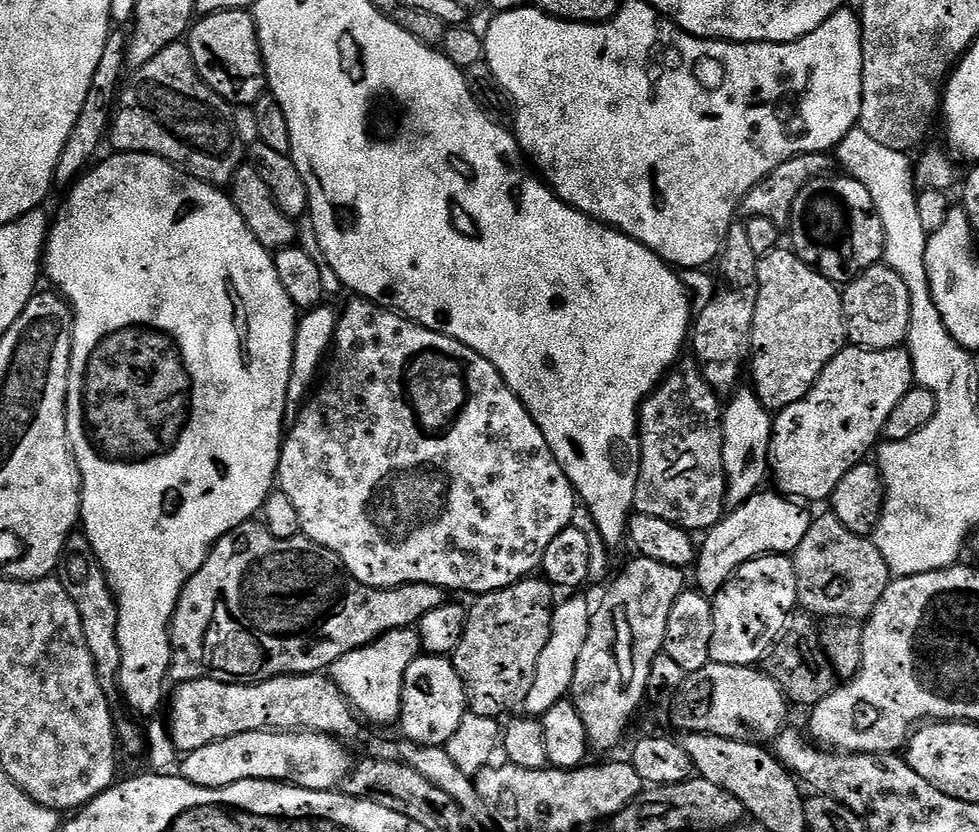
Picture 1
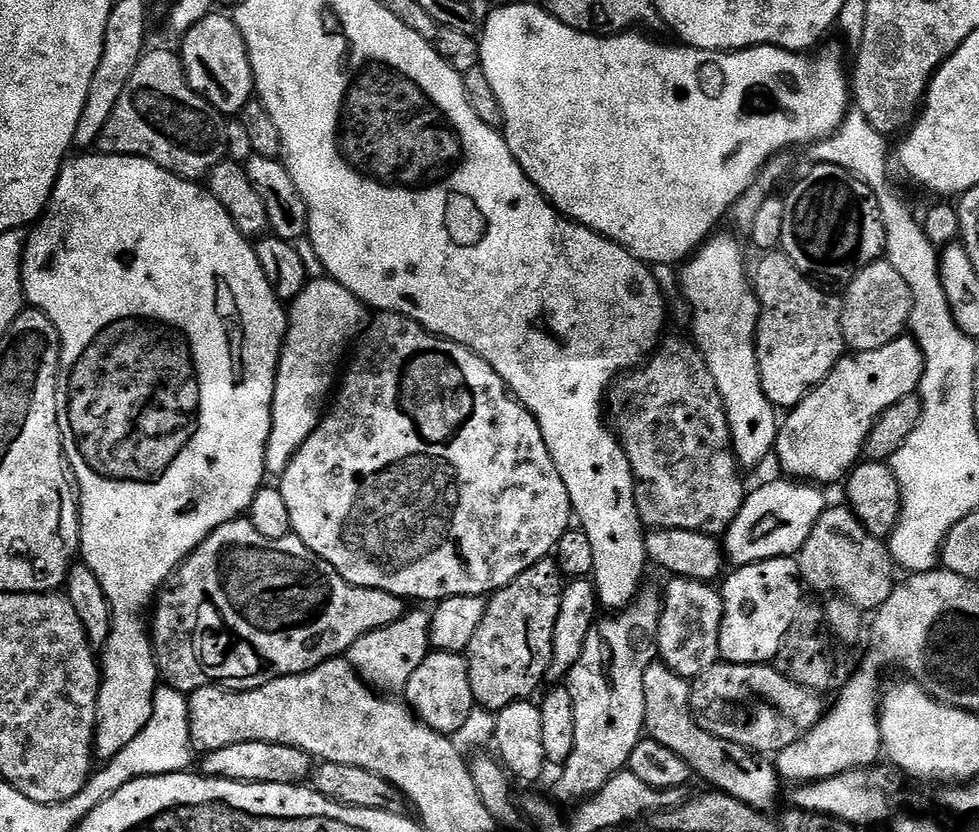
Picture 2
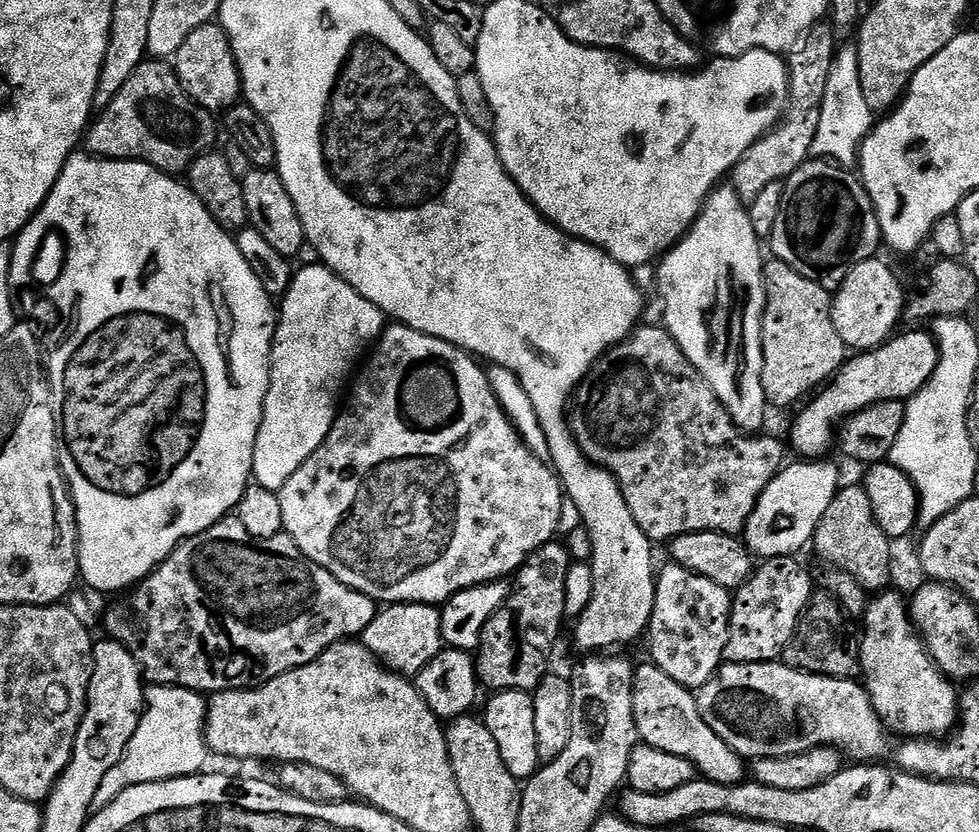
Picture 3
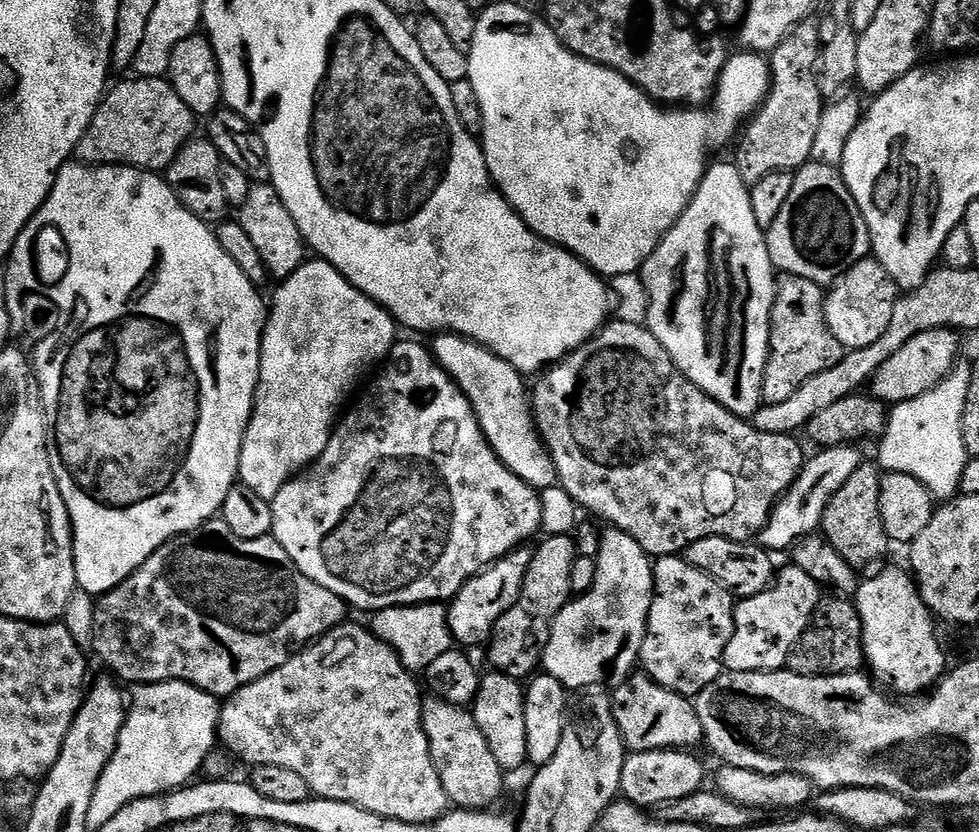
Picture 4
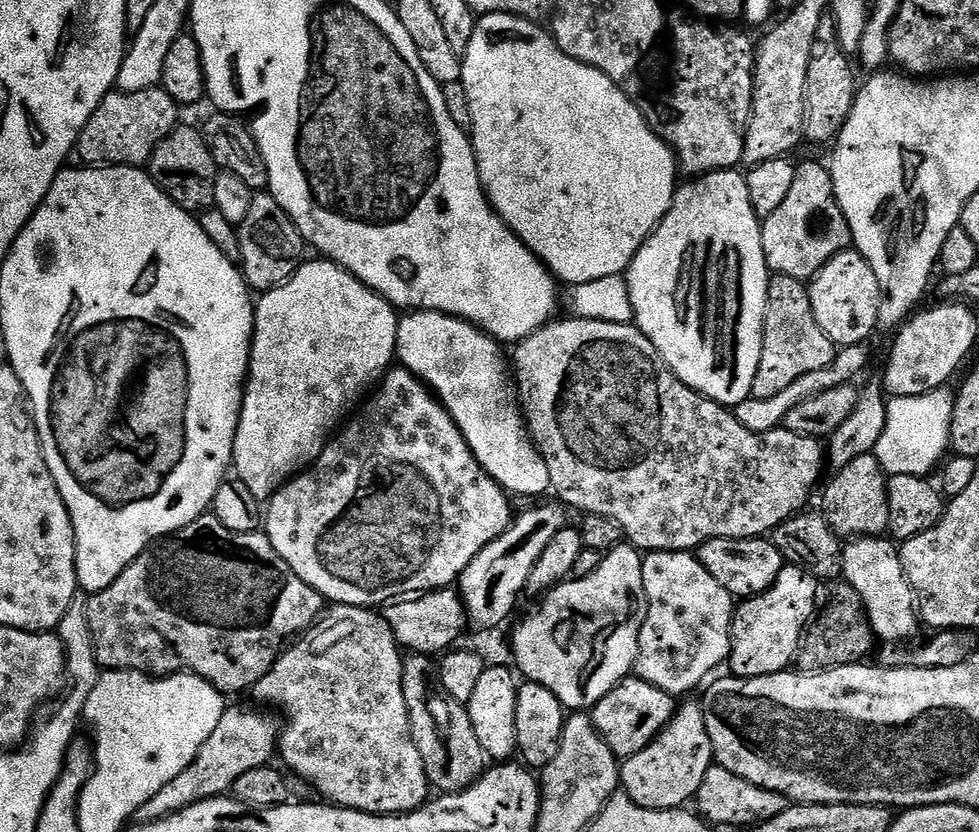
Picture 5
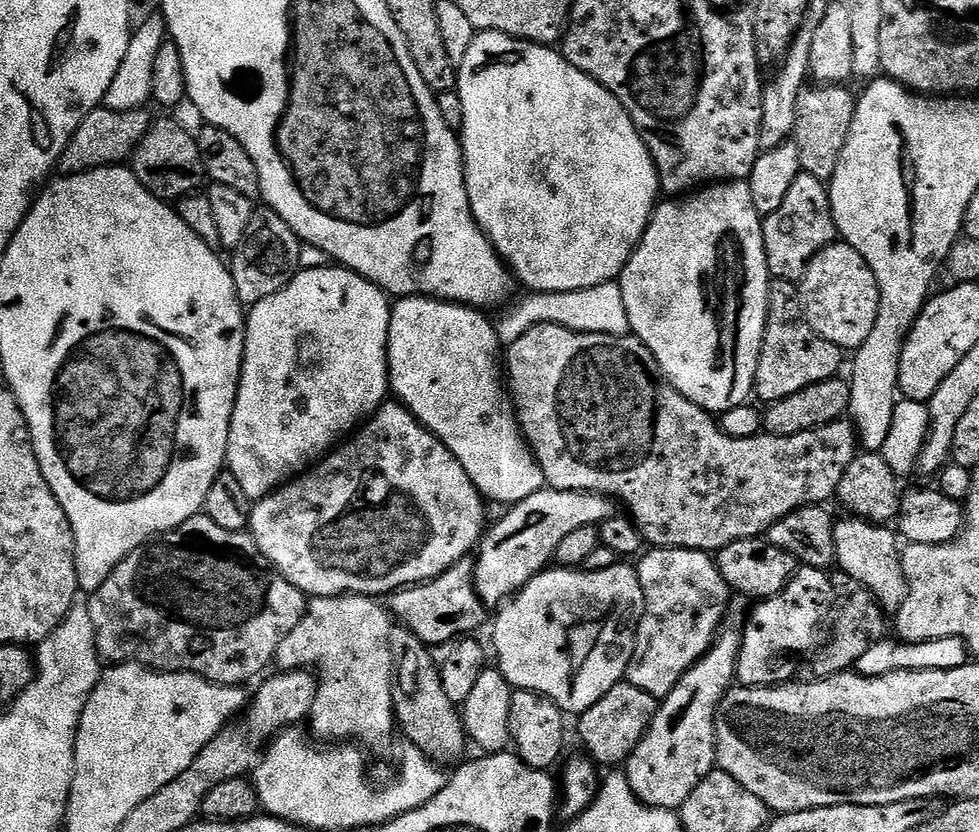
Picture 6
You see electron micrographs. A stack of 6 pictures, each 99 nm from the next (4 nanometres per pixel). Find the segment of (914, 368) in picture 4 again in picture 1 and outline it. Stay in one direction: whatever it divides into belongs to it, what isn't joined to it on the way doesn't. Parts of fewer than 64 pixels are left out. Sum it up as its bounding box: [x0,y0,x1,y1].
[768,346,912,502]

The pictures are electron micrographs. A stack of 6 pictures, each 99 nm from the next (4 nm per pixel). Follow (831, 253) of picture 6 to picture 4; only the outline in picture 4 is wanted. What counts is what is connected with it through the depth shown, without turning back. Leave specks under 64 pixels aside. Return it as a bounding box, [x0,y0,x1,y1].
[824,258,898,350]

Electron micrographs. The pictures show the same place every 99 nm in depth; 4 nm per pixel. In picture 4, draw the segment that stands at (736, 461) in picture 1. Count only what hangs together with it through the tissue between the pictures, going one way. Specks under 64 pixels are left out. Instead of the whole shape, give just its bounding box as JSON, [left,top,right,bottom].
[642,163,778,418]

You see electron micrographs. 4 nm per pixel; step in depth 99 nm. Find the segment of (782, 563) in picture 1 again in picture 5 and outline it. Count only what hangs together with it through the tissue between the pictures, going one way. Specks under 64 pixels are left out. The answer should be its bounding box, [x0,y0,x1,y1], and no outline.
[726,563,822,678]

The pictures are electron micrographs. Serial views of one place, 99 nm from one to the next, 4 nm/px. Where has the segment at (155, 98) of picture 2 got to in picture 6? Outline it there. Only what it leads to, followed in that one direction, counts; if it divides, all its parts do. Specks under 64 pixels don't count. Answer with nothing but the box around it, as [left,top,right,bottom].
[59,106,150,176]

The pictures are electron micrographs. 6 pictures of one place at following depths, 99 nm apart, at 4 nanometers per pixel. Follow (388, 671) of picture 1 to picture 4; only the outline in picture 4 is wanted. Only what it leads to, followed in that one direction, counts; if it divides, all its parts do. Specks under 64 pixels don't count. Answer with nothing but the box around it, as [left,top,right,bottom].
[371,603,453,674]

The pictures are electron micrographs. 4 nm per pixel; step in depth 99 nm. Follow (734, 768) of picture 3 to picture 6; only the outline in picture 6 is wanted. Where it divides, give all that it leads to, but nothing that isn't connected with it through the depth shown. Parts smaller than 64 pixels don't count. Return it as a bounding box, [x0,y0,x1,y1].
[579,682,657,766]

